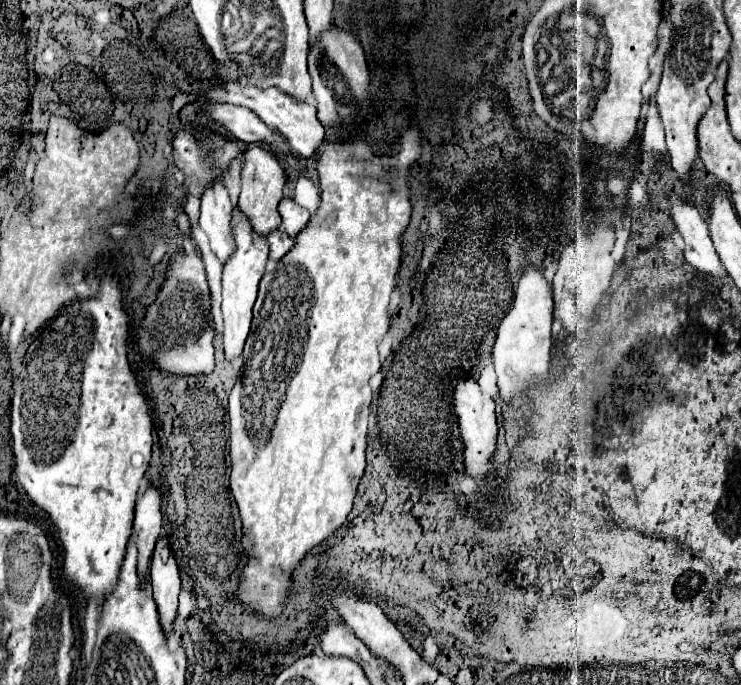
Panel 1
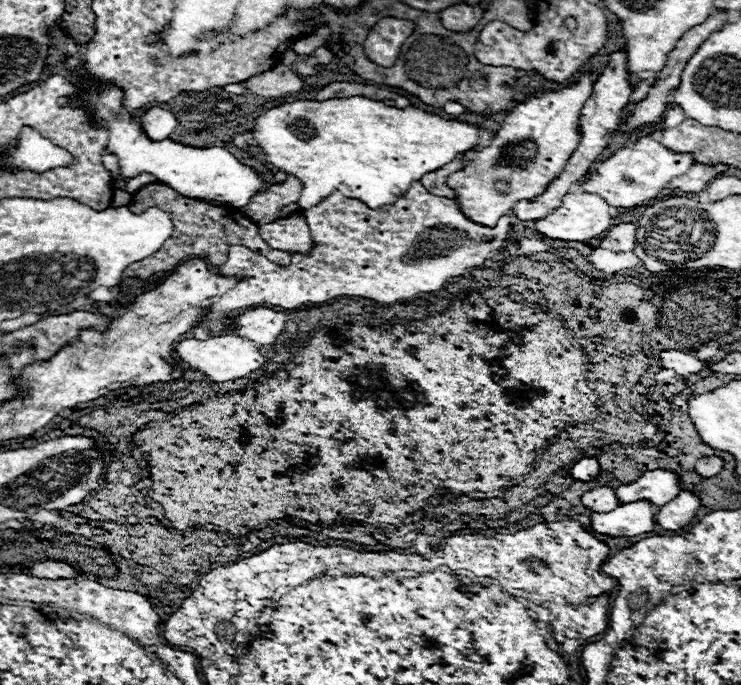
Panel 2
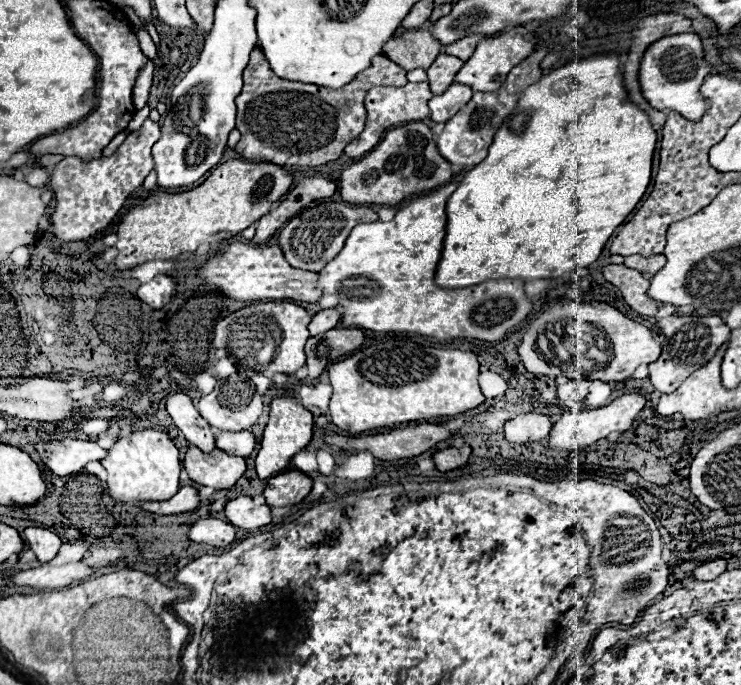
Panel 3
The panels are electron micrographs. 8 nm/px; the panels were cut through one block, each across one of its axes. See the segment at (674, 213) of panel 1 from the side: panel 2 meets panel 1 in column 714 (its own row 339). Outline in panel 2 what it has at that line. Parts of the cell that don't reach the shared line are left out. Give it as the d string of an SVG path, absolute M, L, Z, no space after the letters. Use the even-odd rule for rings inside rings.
M268 306L246 310L242 316L234 320L234 332L256 342L258 346L274 344L280 332L284 330L284 324L288 320L286 312L278 312Z

